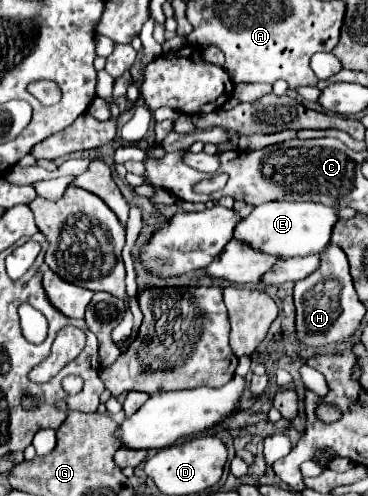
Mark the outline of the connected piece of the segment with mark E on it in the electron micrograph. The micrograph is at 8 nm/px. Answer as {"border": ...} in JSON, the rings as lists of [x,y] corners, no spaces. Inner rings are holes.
{"border":[[[266,202],[254,208],[254,212],[238,224],[234,238],[242,238],[250,242],[250,246],[258,250],[266,250],[268,254],[282,254],[282,258],[302,256],[302,254],[320,254],[326,250],[330,242],[330,232],[338,222],[338,214],[330,206],[322,206],[320,202]]]}

